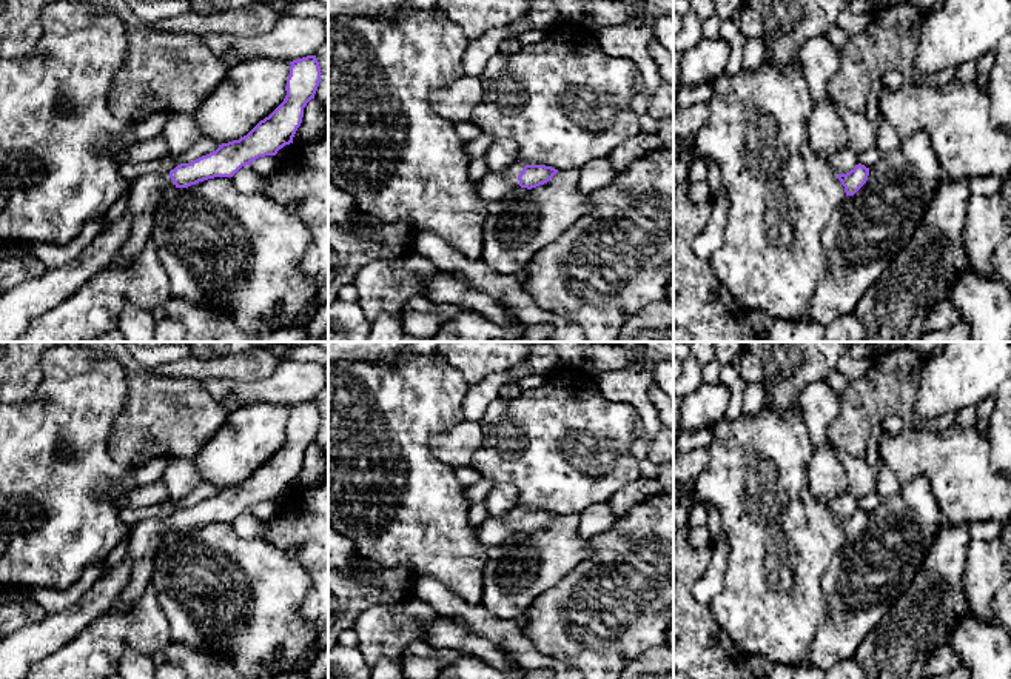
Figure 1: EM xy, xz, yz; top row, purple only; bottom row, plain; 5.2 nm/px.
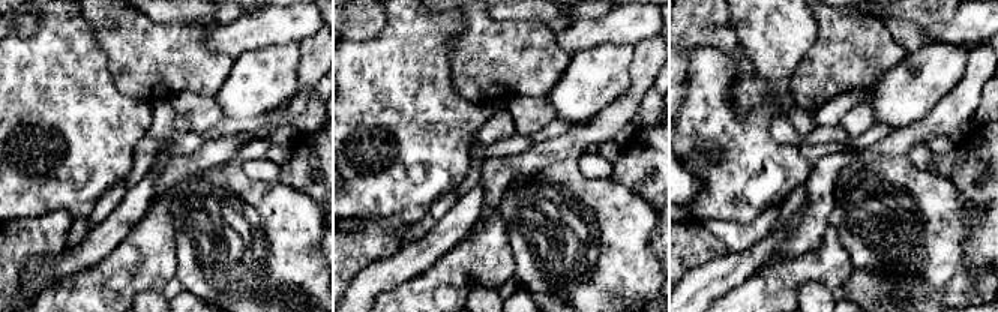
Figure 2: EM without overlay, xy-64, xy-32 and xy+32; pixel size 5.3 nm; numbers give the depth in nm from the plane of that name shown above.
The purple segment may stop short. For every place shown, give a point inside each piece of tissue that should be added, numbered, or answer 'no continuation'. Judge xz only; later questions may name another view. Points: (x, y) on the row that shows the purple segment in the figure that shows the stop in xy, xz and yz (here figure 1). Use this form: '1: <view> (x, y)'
1: xz (493, 185)

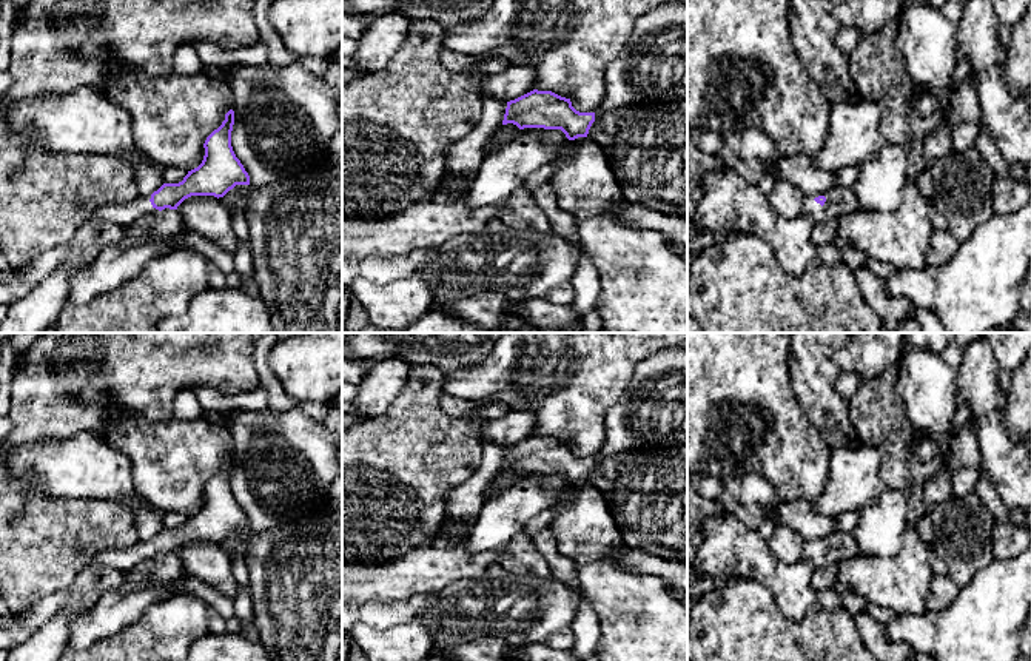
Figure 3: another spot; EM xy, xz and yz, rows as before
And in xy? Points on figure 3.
1: xy (125, 214)

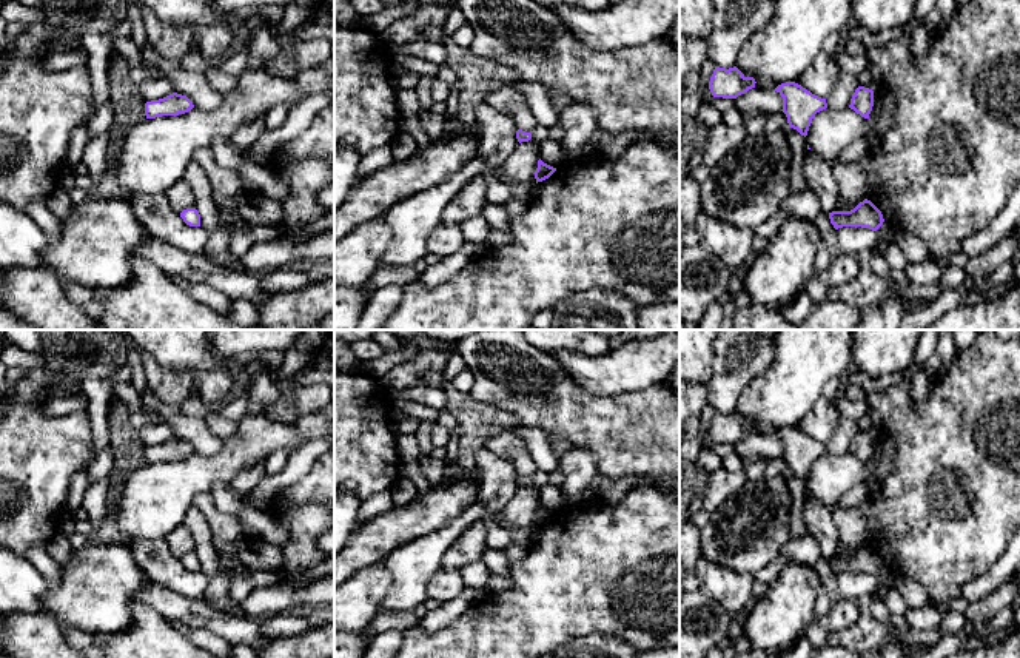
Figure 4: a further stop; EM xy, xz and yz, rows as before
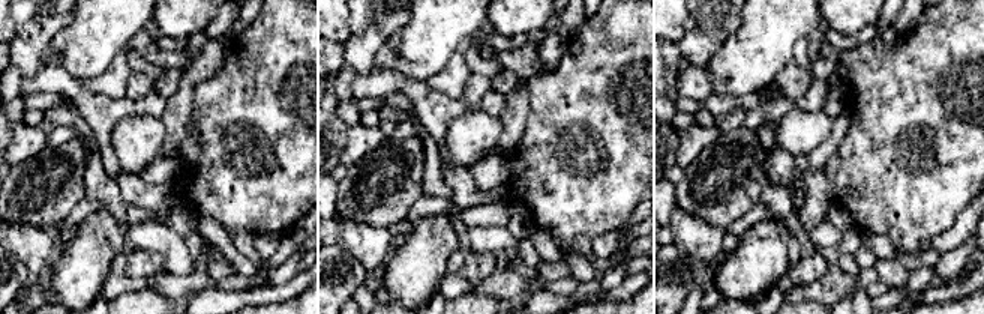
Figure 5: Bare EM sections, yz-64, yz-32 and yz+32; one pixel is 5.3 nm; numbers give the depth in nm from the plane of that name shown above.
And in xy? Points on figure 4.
no continuation

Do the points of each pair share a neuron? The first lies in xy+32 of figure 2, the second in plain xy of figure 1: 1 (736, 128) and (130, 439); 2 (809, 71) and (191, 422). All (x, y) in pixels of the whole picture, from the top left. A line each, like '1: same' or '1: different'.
1: different
2: same

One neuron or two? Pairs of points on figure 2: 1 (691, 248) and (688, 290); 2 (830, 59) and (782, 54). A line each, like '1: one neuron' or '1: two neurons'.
1: two neurons
2: two neurons

